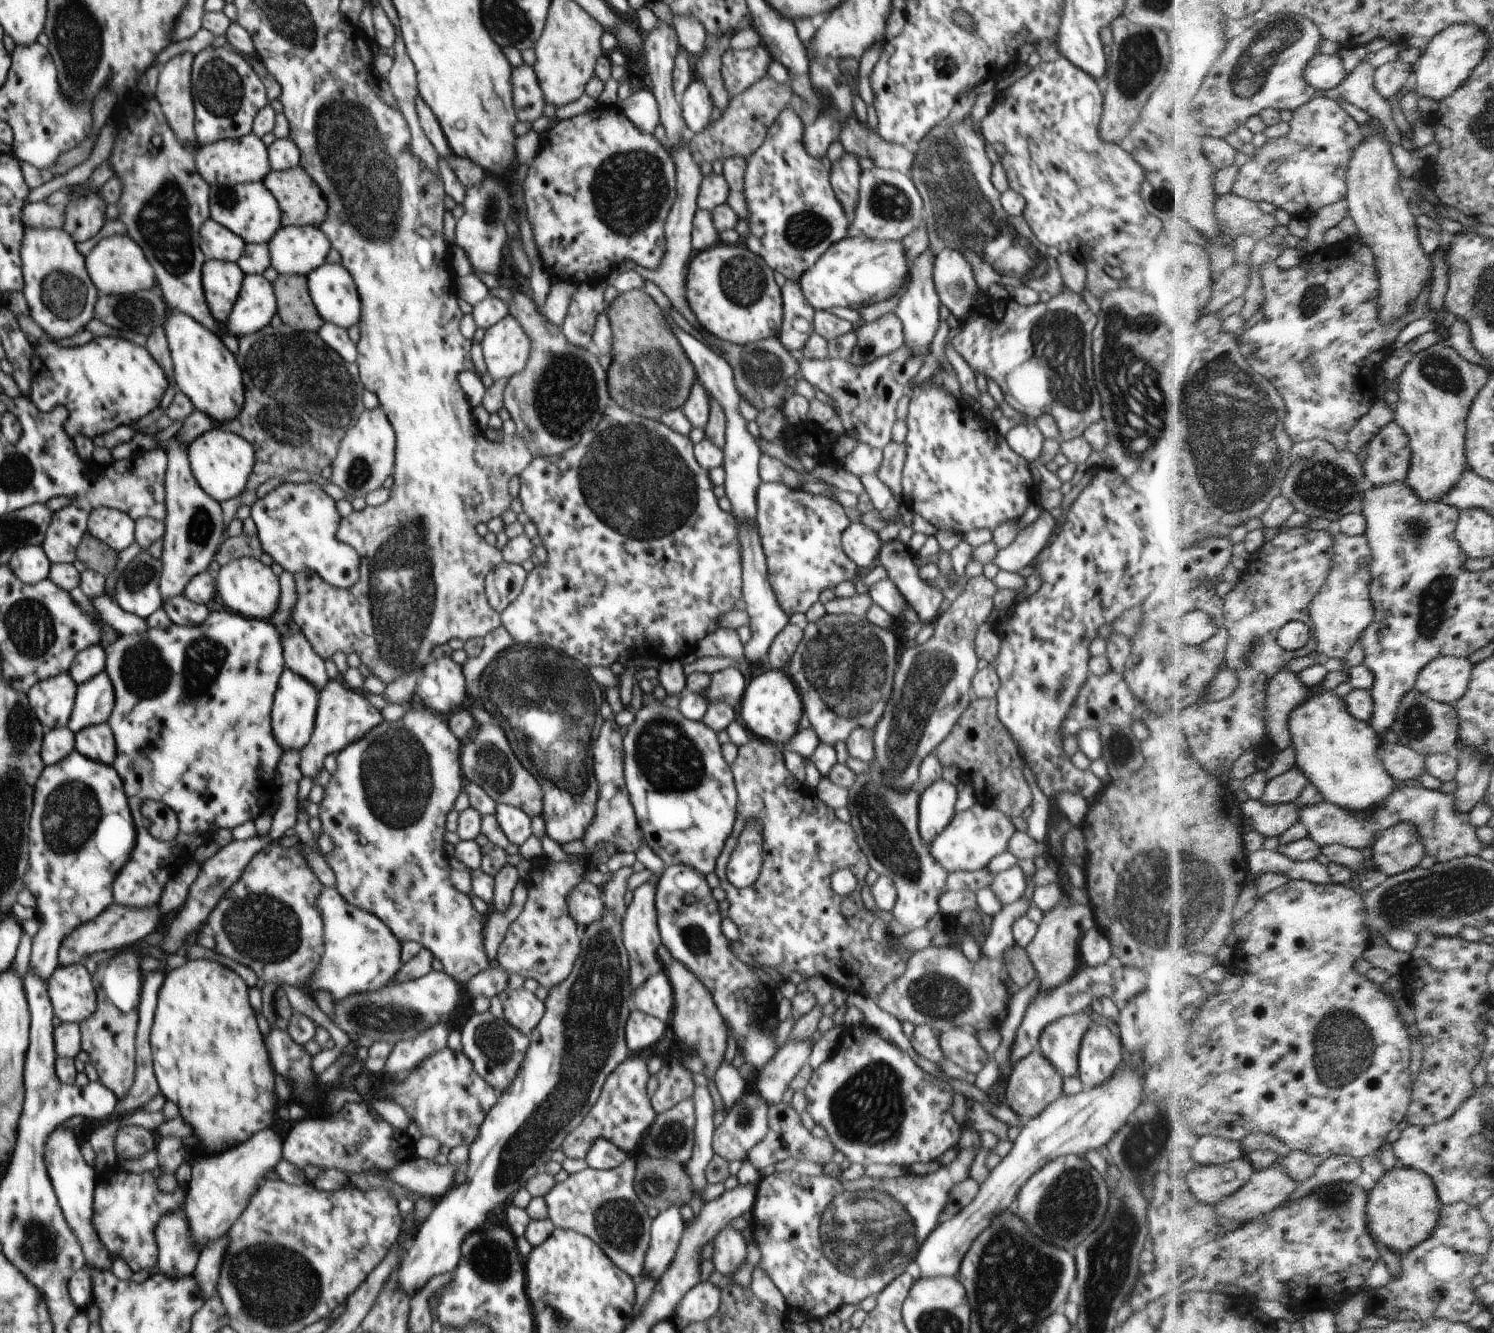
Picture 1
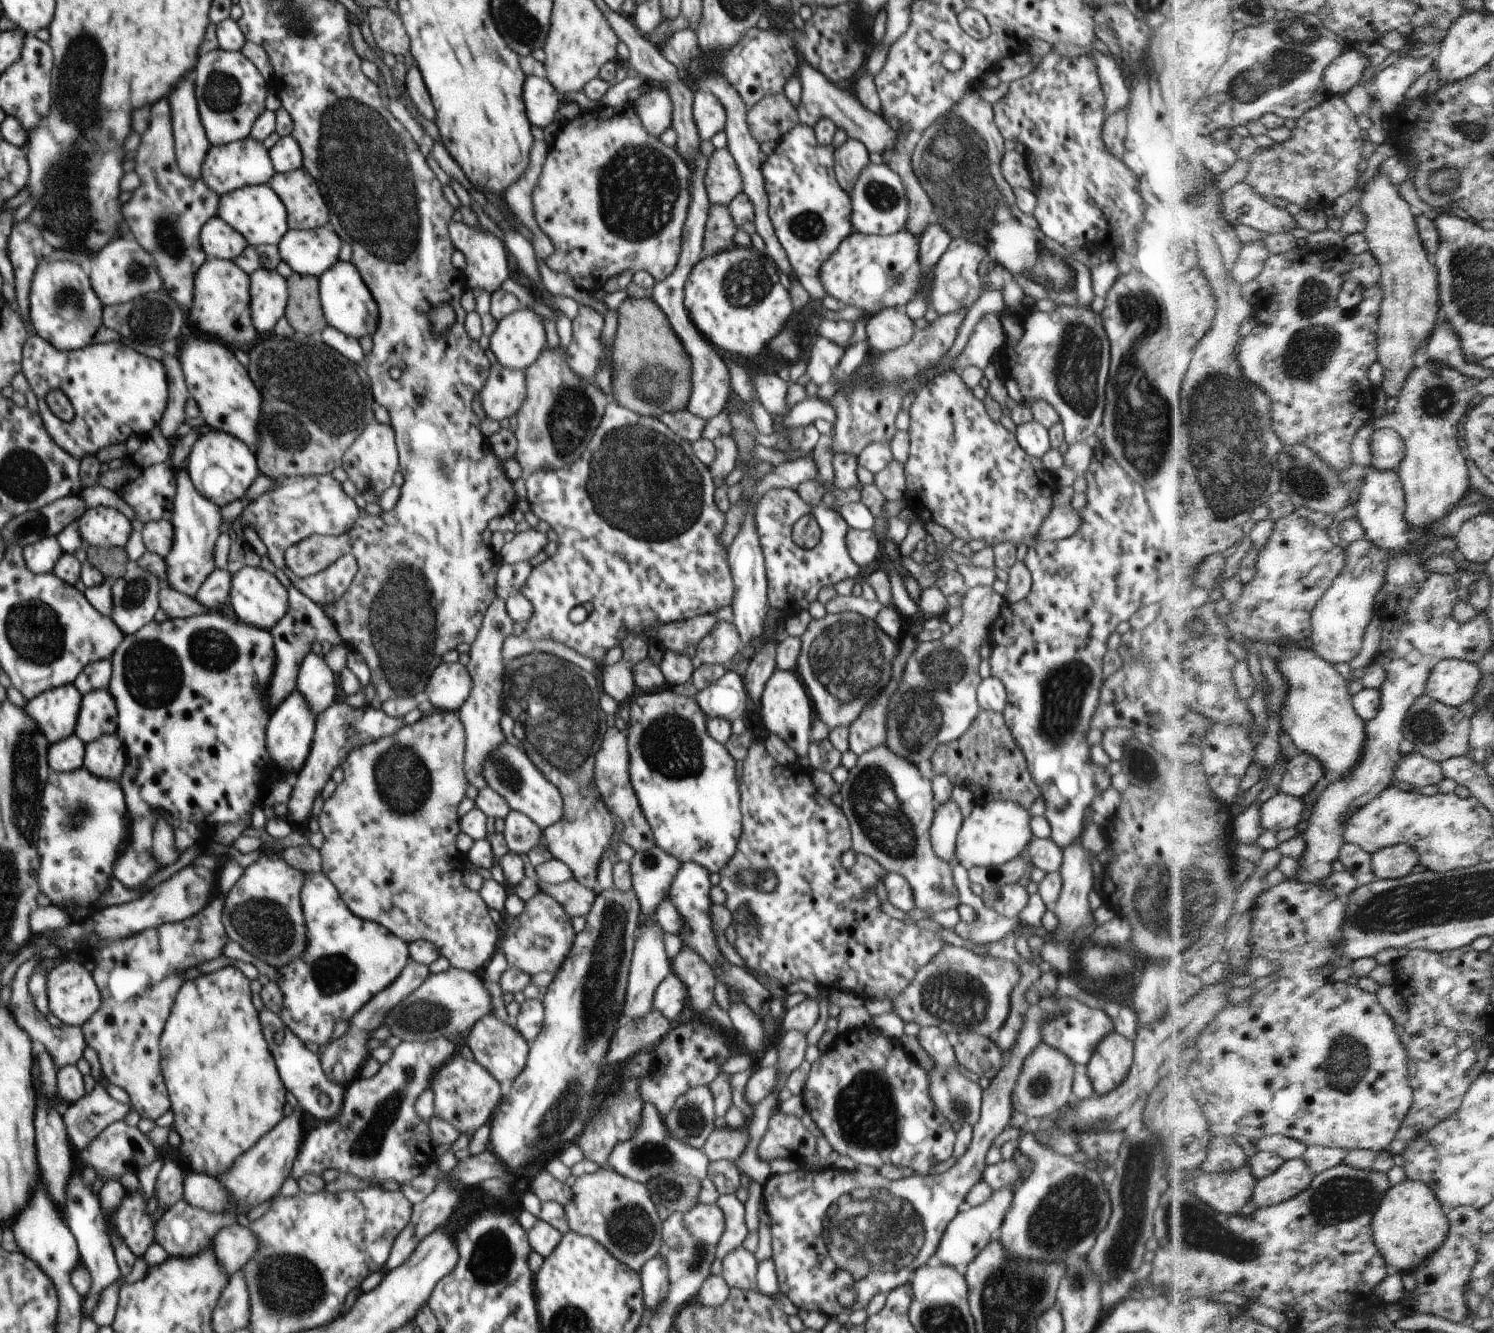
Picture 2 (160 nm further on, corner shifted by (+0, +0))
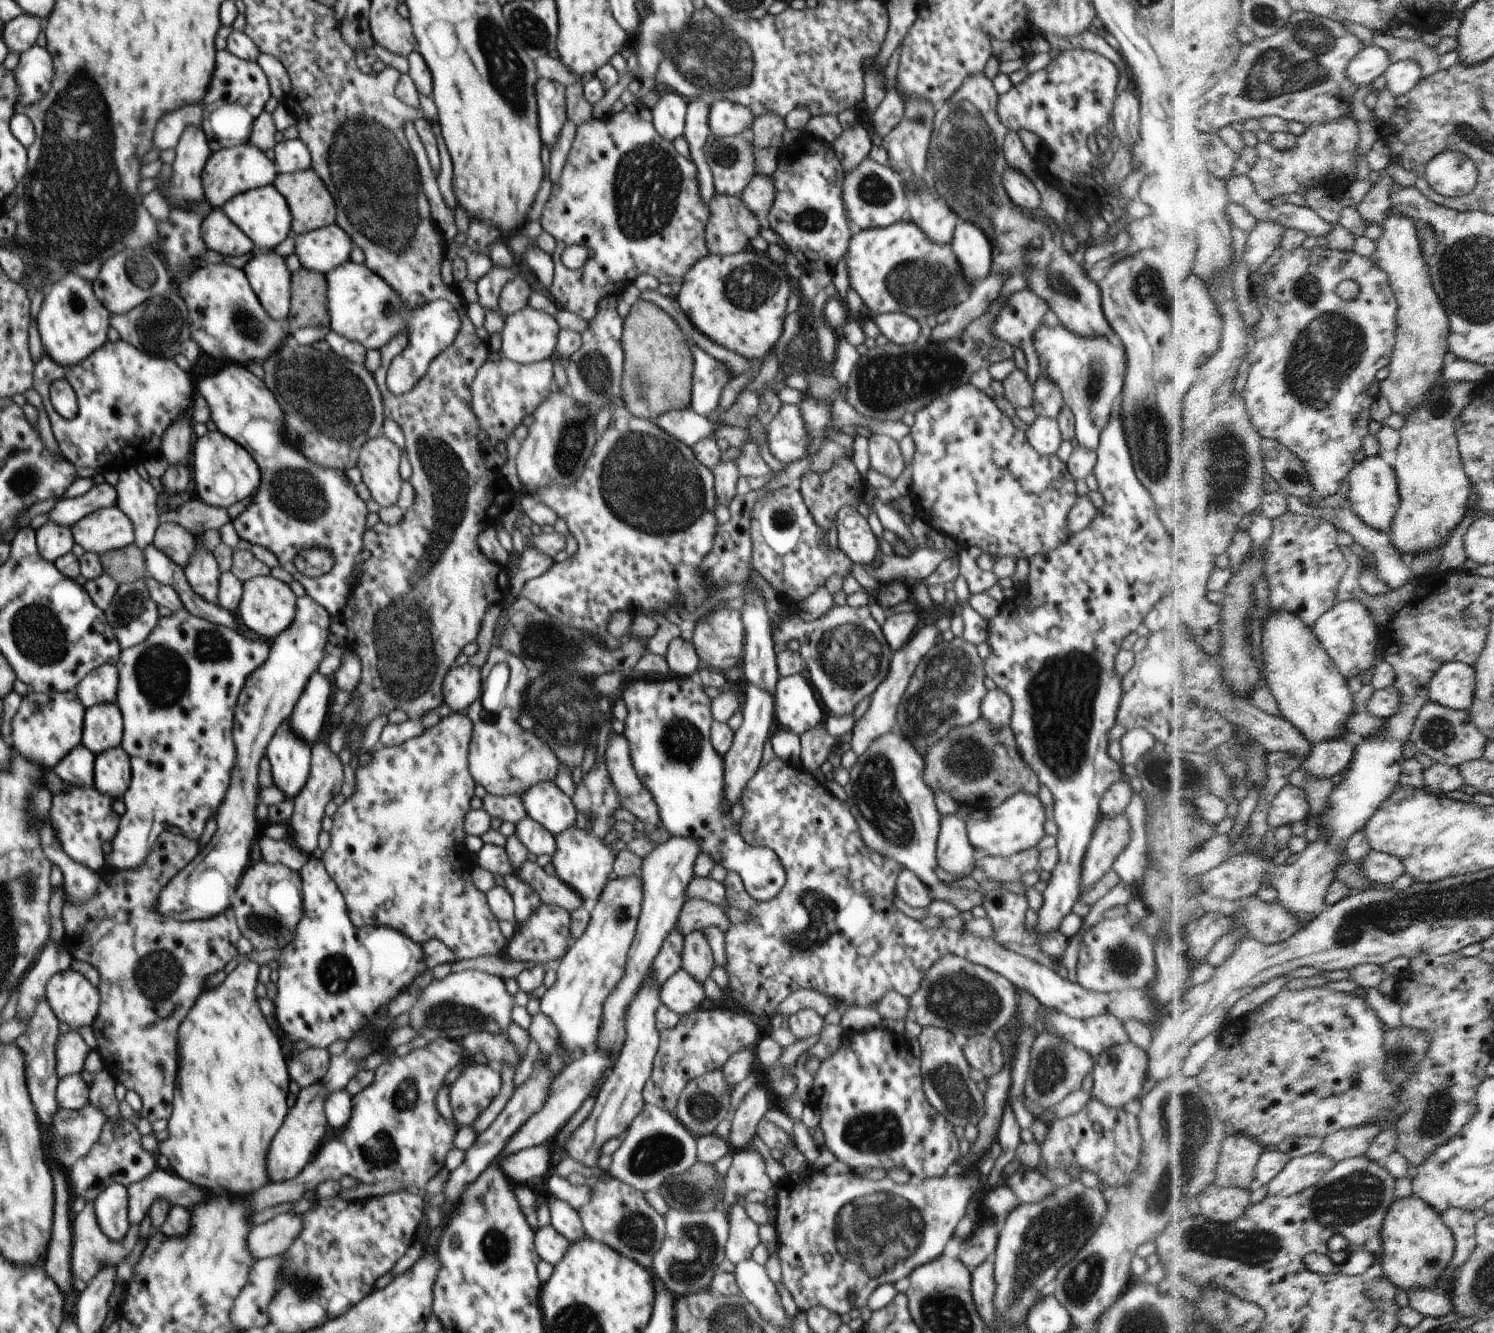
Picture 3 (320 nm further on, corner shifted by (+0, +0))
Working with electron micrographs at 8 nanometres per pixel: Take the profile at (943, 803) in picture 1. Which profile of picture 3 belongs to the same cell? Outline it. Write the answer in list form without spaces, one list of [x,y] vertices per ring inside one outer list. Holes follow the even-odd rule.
[[[956,815],[942,817],[937,840],[937,864],[960,879],[972,874],[976,863],[966,822]]]

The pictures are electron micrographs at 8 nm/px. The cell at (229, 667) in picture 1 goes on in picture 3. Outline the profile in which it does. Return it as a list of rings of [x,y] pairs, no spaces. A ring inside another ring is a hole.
[[[182,607],[173,613],[171,612],[170,616],[159,617],[156,626],[144,642],[121,651],[116,664],[119,670],[116,704],[123,718],[124,730],[121,747],[130,757],[131,781],[126,794],[122,798],[126,806],[126,812],[121,816],[117,833],[112,840],[112,851],[105,856],[106,865],[112,866],[114,864],[116,868],[122,870],[141,867],[141,864],[146,860],[146,855],[149,853],[153,842],[164,831],[175,830],[182,832],[188,839],[200,838],[206,822],[211,818],[215,818],[218,807],[222,804],[231,781],[231,772],[233,771],[236,760],[236,747],[233,741],[233,722],[235,720],[235,708],[239,694],[242,692],[242,687],[246,679],[266,662],[266,659],[269,657],[269,648],[265,642],[262,643],[260,640],[246,638],[246,636],[238,633],[236,629],[217,626],[217,624],[209,620],[190,614],[185,607]]]

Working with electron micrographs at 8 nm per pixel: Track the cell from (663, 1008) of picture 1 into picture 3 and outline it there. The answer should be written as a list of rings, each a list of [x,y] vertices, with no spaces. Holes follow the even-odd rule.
[[[678,969],[659,990],[662,1004],[680,1016],[692,1012],[707,996],[705,988],[686,969]]]

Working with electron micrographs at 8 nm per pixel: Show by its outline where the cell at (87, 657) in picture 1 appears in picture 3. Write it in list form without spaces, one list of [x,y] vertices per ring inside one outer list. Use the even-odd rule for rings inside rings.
[[[103,664],[87,674],[75,688],[85,708],[102,703],[116,704],[119,670],[115,664]]]

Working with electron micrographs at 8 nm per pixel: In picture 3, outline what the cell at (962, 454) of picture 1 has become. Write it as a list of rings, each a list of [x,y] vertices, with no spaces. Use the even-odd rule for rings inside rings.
[[[972,383],[958,385],[947,395],[943,395],[942,397],[935,396],[929,405],[926,405],[921,411],[914,414],[914,418],[915,421],[911,427],[910,435],[915,442],[915,453],[911,465],[913,481],[909,495],[914,501],[917,516],[930,529],[939,531],[944,536],[952,537],[960,549],[978,546],[983,553],[989,554],[991,557],[1012,557],[1017,561],[1020,558],[1030,560],[1034,555],[1053,551],[1073,535],[1067,521],[1070,509],[1076,504],[1078,494],[1076,493],[1076,479],[1070,474],[1067,464],[1064,464],[1056,453],[1050,456],[1037,453],[1034,447],[1028,442],[1025,432],[1014,427],[1011,418],[1006,417],[984,391],[981,391],[975,385],[972,385]]]

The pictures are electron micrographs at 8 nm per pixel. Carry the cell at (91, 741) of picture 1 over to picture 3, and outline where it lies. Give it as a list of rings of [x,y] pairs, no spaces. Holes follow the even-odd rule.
[[[121,746],[110,749],[101,755],[95,755],[93,765],[93,786],[113,800],[122,800],[131,781],[131,762],[128,753]]]

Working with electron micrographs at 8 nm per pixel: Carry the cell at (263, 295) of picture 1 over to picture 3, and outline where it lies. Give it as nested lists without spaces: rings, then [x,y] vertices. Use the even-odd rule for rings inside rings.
[[[259,250],[242,269],[266,312],[277,321],[288,318],[292,273],[286,267],[286,258],[274,251]]]

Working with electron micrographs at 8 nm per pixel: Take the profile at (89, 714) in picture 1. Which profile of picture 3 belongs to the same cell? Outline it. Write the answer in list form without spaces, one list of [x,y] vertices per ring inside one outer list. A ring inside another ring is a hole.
[[[102,703],[87,708],[84,717],[81,744],[92,754],[121,746],[123,739],[123,718],[117,704]]]

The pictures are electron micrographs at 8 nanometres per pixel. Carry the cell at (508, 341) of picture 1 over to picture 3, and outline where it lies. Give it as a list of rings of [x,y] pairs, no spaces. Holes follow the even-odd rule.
[[[528,304],[505,318],[502,333],[501,351],[510,359],[519,363],[535,363],[550,359],[557,348],[558,335],[561,331],[556,319],[546,313],[546,311],[537,310]]]

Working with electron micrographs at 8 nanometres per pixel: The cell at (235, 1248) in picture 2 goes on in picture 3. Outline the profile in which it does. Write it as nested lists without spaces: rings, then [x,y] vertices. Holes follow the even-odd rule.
[[[294,1212],[280,1214],[274,1218],[274,1222],[266,1222],[260,1226],[254,1226],[248,1236],[248,1248],[252,1250],[254,1258],[266,1258],[284,1254],[294,1240],[300,1236],[304,1224],[302,1218]]]

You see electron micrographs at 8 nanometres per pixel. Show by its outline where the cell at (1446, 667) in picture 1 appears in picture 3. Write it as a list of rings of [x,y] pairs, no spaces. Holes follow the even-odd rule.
[[[1462,662],[1446,663],[1431,684],[1431,700],[1451,709],[1471,710],[1477,699],[1477,667]]]

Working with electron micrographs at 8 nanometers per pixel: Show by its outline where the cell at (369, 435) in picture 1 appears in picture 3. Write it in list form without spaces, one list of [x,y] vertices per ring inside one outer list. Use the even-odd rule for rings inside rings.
[[[384,435],[367,440],[358,455],[357,467],[372,499],[382,506],[394,506],[399,501],[402,478],[398,466],[402,450]]]

